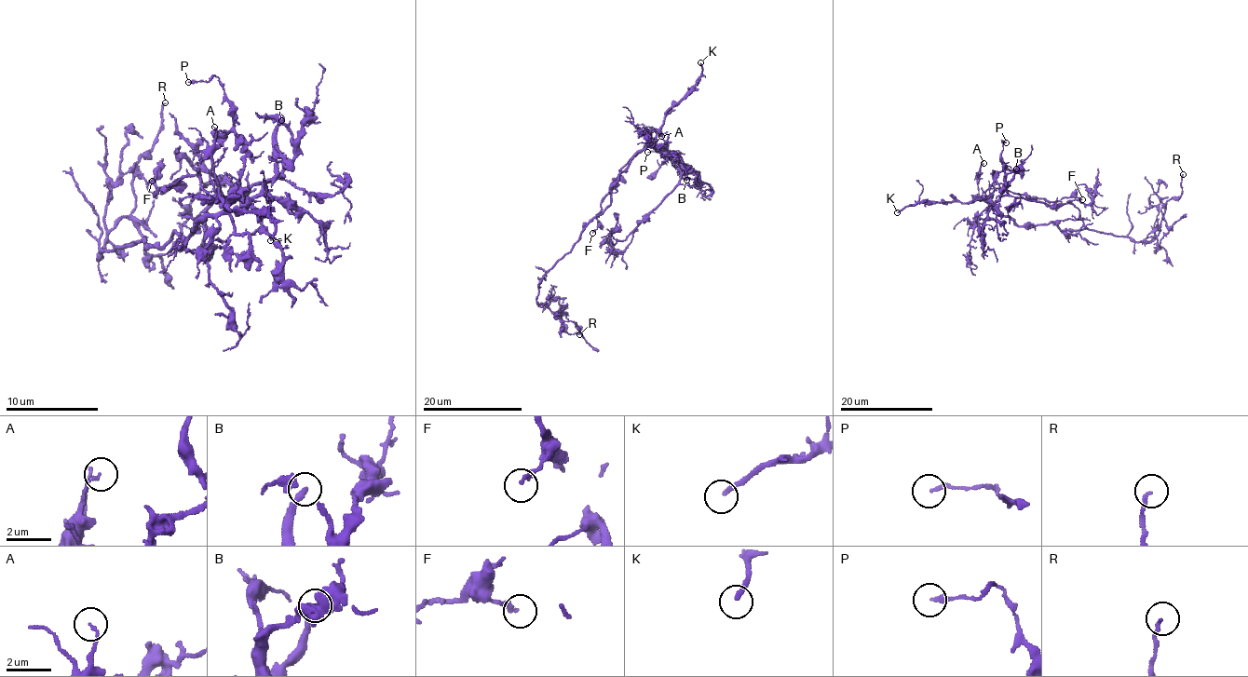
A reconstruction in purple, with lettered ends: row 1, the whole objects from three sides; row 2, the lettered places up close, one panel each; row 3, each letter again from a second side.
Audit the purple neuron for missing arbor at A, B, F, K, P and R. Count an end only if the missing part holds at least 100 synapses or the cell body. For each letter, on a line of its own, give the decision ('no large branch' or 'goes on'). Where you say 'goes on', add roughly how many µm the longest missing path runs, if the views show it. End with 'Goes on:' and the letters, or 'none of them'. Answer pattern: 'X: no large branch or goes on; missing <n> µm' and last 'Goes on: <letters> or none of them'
A: no large branch
B: no large branch
F: no large branch
K: goes on; missing 60 µm
P: no large branch
R: no large branch
Goes on: K

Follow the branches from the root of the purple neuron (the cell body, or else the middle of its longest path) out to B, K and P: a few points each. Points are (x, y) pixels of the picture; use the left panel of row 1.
B: (176, 240), (183, 247), (201, 220), (223, 212), (237, 200), (250, 199), (274, 177), (276, 126), (281, 120)
K: (176, 240), (183, 247), (201, 220), (224, 208), (219, 198), (226, 210), (271, 218), (276, 230), (270, 240)
P: (176, 240), (183, 247), (201, 220), (224, 208), (245, 154), (224, 85), (214, 76), (188, 82)

